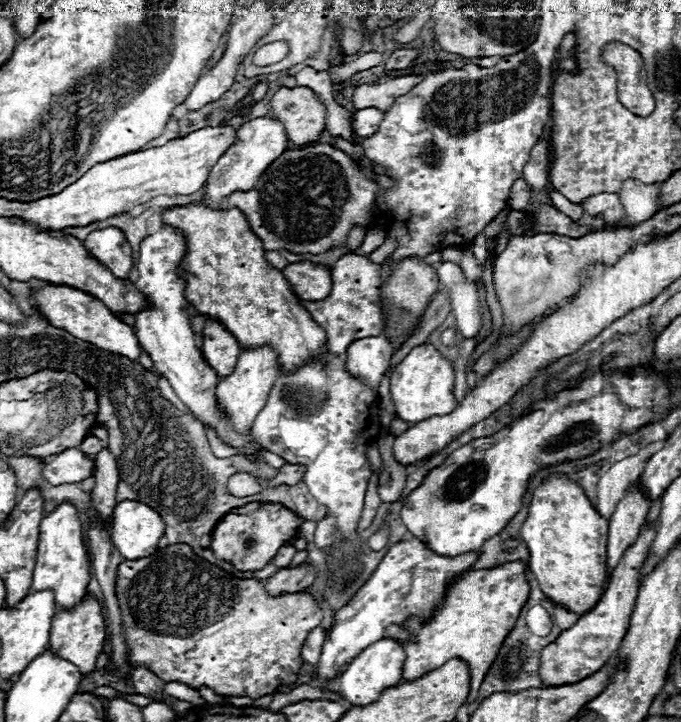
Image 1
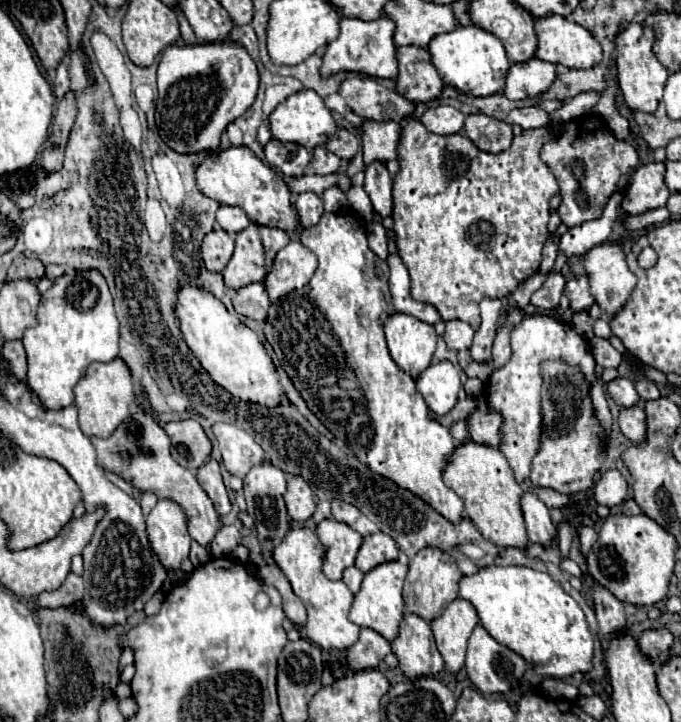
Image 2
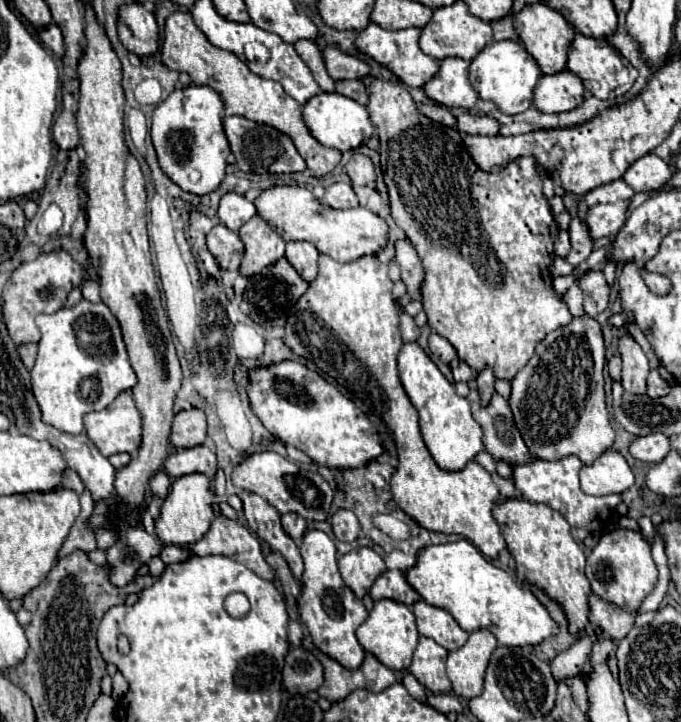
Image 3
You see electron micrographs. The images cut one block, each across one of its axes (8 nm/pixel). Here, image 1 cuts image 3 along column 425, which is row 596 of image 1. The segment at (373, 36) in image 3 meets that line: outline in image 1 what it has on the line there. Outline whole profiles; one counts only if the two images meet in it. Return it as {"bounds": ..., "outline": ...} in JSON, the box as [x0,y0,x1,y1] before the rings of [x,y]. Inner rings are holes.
{"bounds":[32,504,90,610],"outline":[[[60,504],[50,516],[40,522],[38,556],[32,576],[32,592],[52,590],[56,610],[70,610],[82,602],[90,582],[90,562],[86,546],[82,540],[82,522],[78,520],[76,508],[72,504]]]}

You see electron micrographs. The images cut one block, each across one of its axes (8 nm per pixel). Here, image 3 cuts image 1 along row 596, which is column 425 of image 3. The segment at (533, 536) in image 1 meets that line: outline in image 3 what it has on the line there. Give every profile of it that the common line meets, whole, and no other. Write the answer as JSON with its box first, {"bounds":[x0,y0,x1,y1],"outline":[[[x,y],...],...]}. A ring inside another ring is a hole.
{"bounds":[406,540,558,646],"outline":[[[468,540],[424,548],[416,566],[406,570],[406,578],[424,602],[448,610],[462,630],[470,632],[486,626],[502,646],[536,646],[558,634],[558,624],[536,594],[488,562]]]}

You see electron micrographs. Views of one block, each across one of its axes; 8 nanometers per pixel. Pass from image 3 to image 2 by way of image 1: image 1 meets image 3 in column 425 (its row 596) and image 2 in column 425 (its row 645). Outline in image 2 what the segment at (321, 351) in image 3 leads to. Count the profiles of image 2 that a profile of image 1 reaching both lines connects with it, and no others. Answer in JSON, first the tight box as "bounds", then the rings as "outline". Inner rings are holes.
{"bounds":[264,212,464,524],"outline":[[[324,212],[318,224],[300,234],[300,242],[318,256],[318,270],[300,292],[290,292],[288,296],[282,296],[278,302],[270,304],[264,326],[266,340],[272,344],[308,408],[336,438],[346,438],[348,448],[362,464],[370,466],[370,470],[382,474],[384,478],[390,478],[412,494],[418,494],[418,498],[434,506],[434,510],[438,510],[438,514],[442,514],[448,522],[458,524],[462,520],[464,502],[444,484],[442,478],[446,462],[450,462],[456,444],[446,426],[428,418],[428,406],[422,394],[418,394],[414,380],[394,364],[386,348],[384,322],[396,312],[388,292],[388,264],[372,254],[364,228],[350,212]]]}

